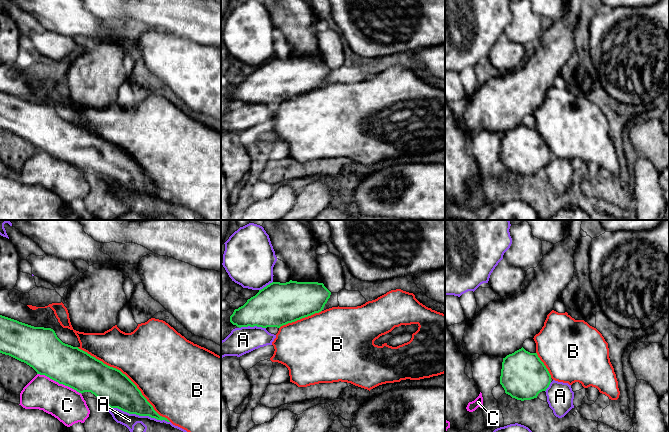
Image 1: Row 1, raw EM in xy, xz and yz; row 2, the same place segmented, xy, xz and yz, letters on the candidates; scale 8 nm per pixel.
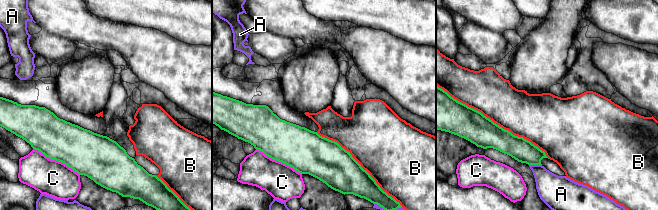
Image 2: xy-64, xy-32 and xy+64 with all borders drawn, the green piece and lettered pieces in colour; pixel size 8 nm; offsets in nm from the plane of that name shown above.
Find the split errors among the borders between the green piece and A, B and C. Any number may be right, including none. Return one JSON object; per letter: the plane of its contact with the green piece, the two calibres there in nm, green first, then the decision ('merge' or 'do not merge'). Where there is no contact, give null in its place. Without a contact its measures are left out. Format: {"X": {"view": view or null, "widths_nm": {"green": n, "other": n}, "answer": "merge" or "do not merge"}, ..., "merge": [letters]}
{"A": {"view": "xy", "widths_nm": {"green": 280, "other": 110}, "answer": "do not merge"}, "B": {"view": "xy", "widths_nm": {"green": 280, "other": 500}, "answer": "merge"}, "C": {"view": "xy", "widths_nm": {"green": 320, "other": 280}, "answer": "do not merge"}, "merge": ["B"]}

